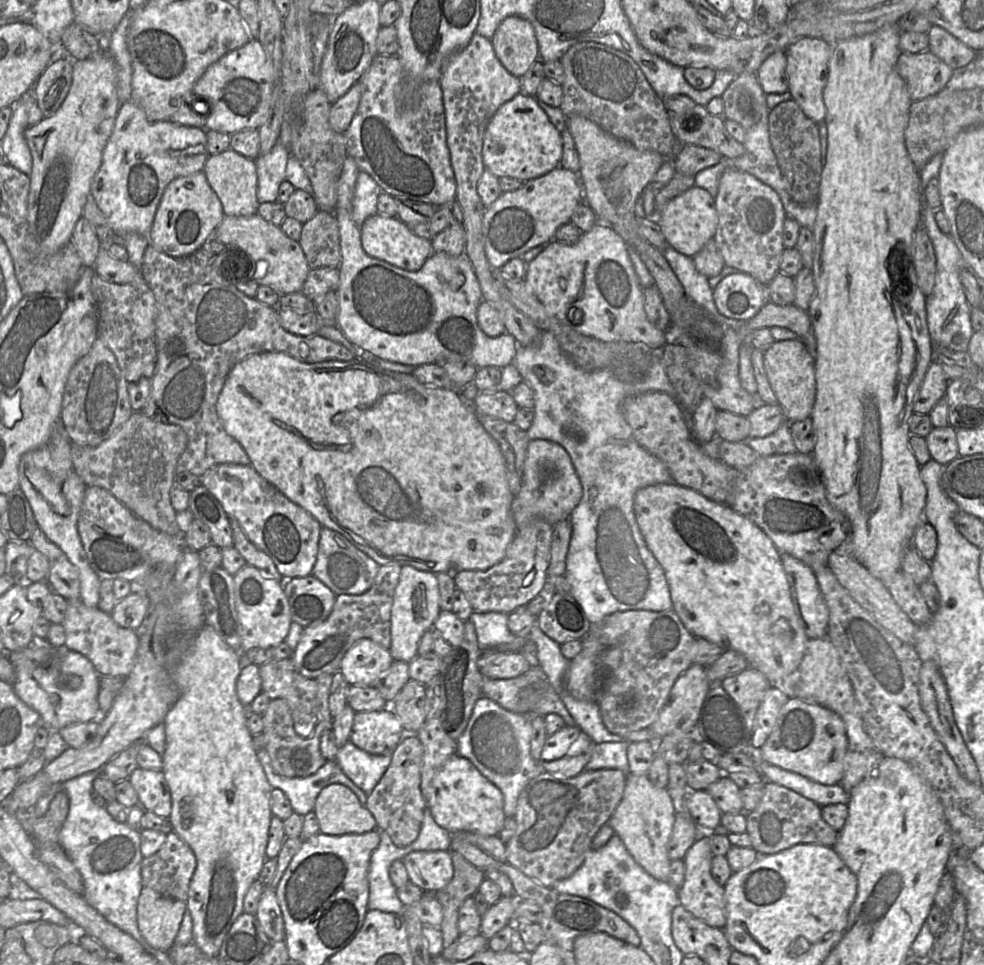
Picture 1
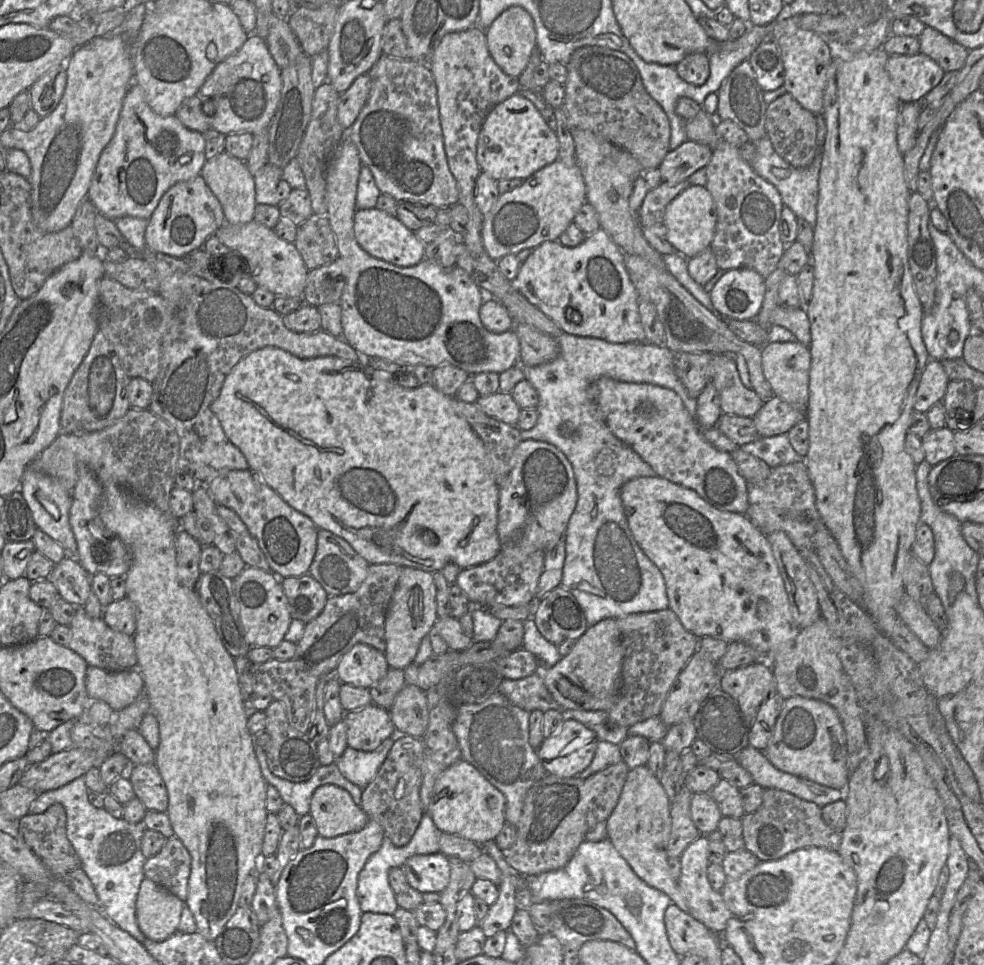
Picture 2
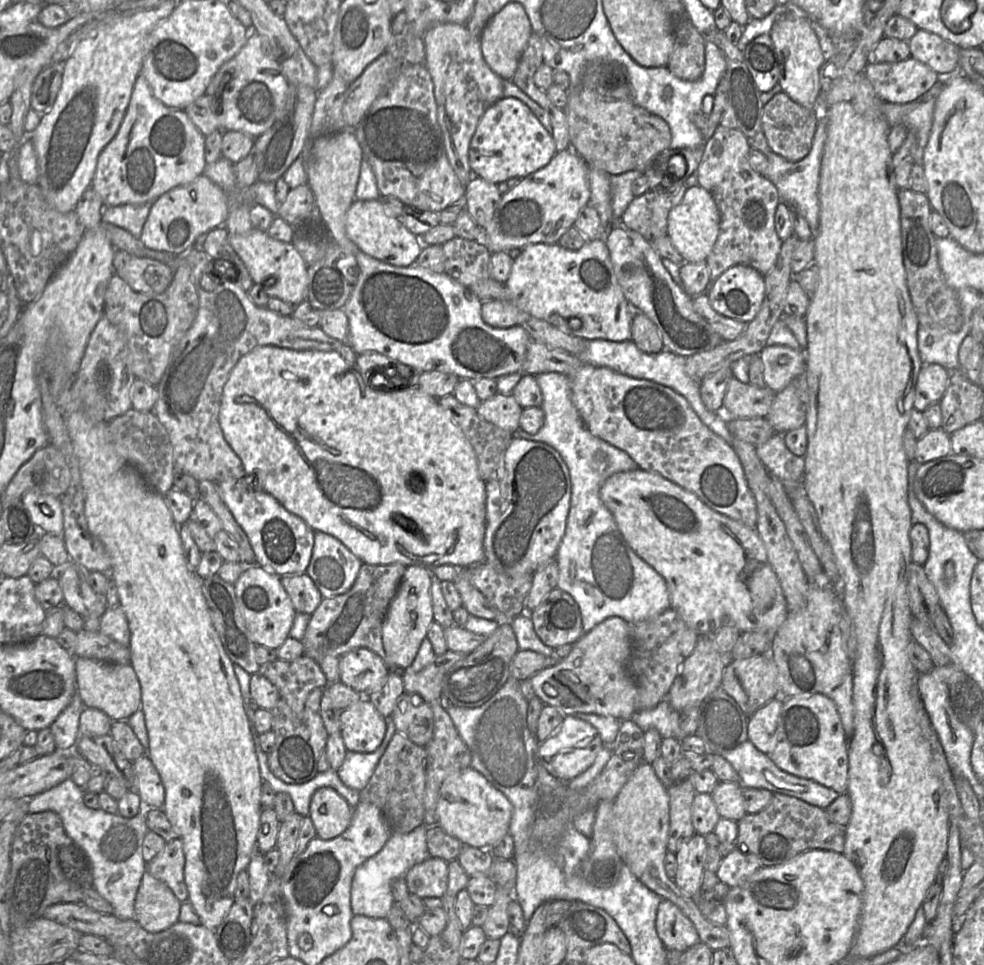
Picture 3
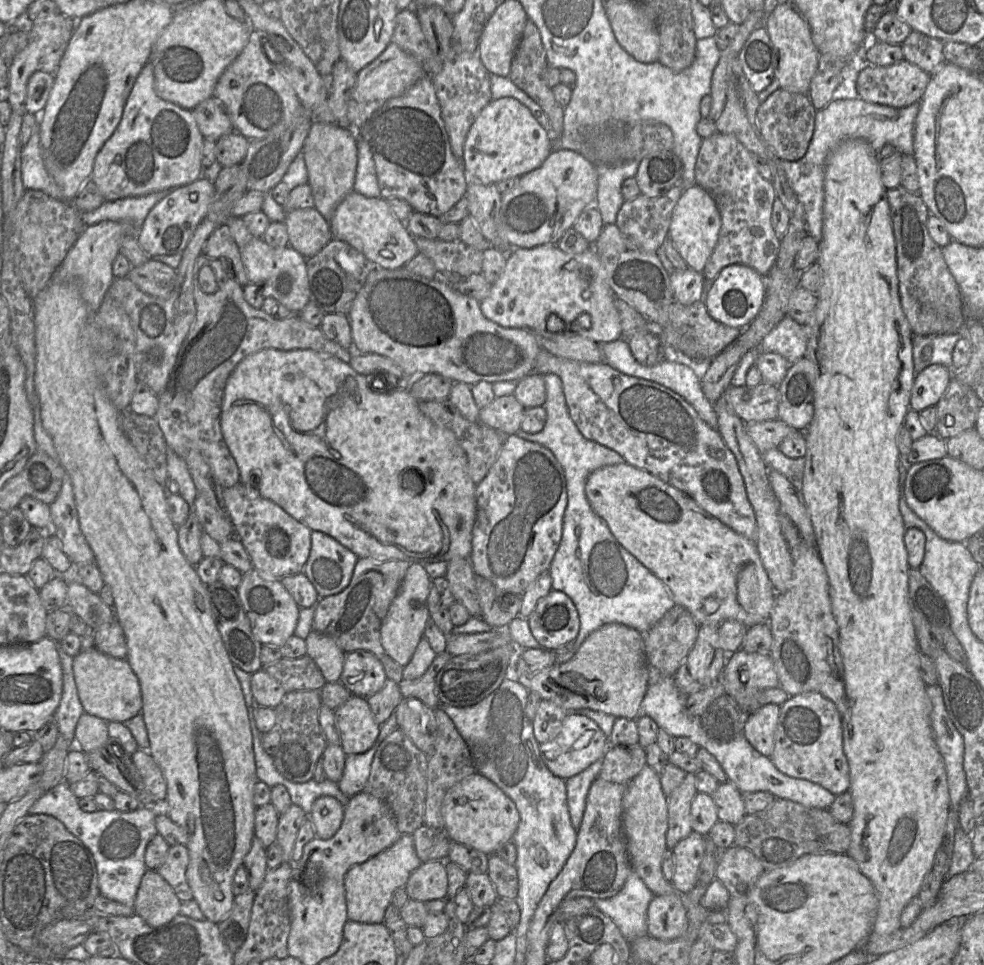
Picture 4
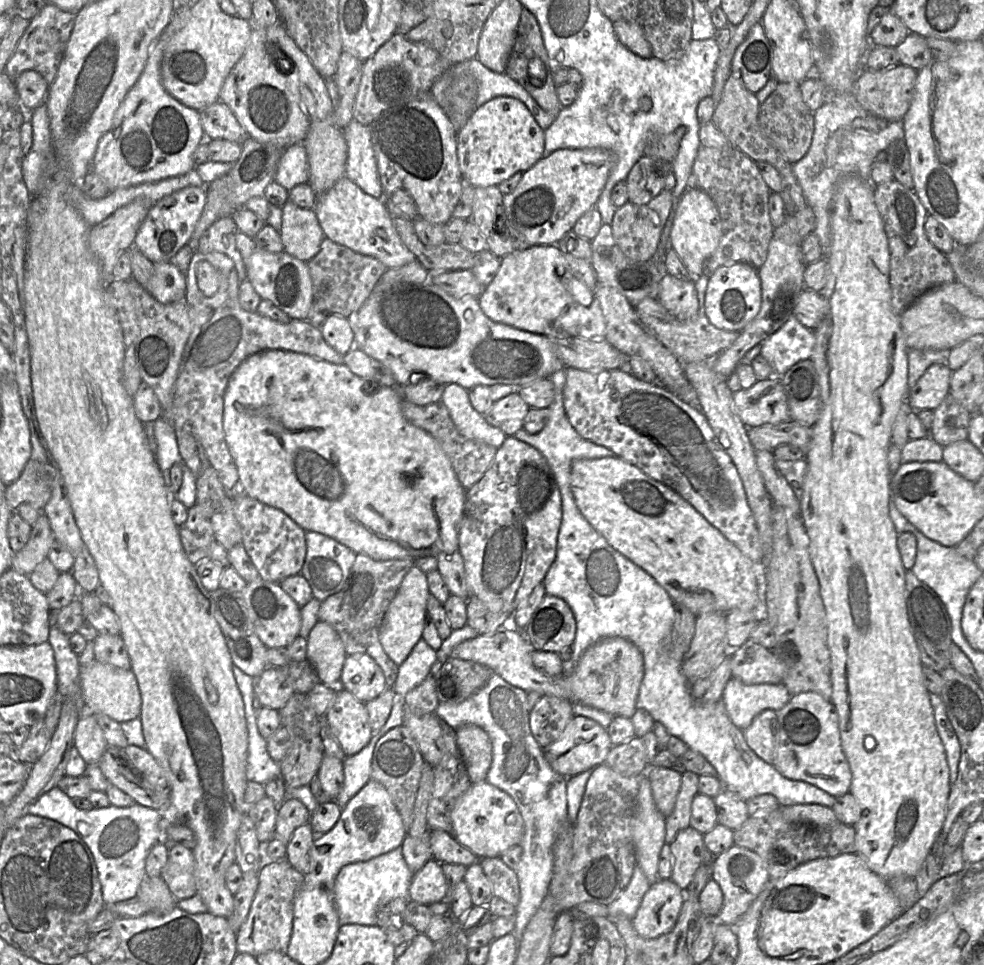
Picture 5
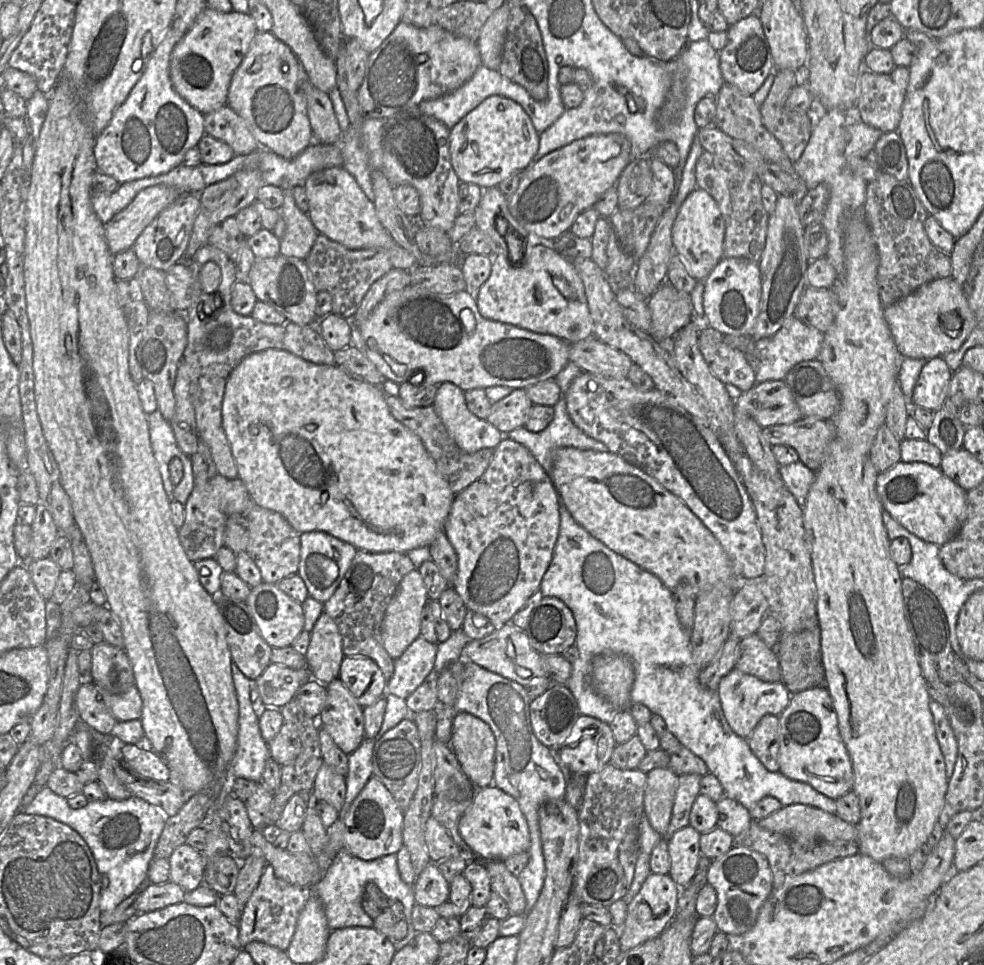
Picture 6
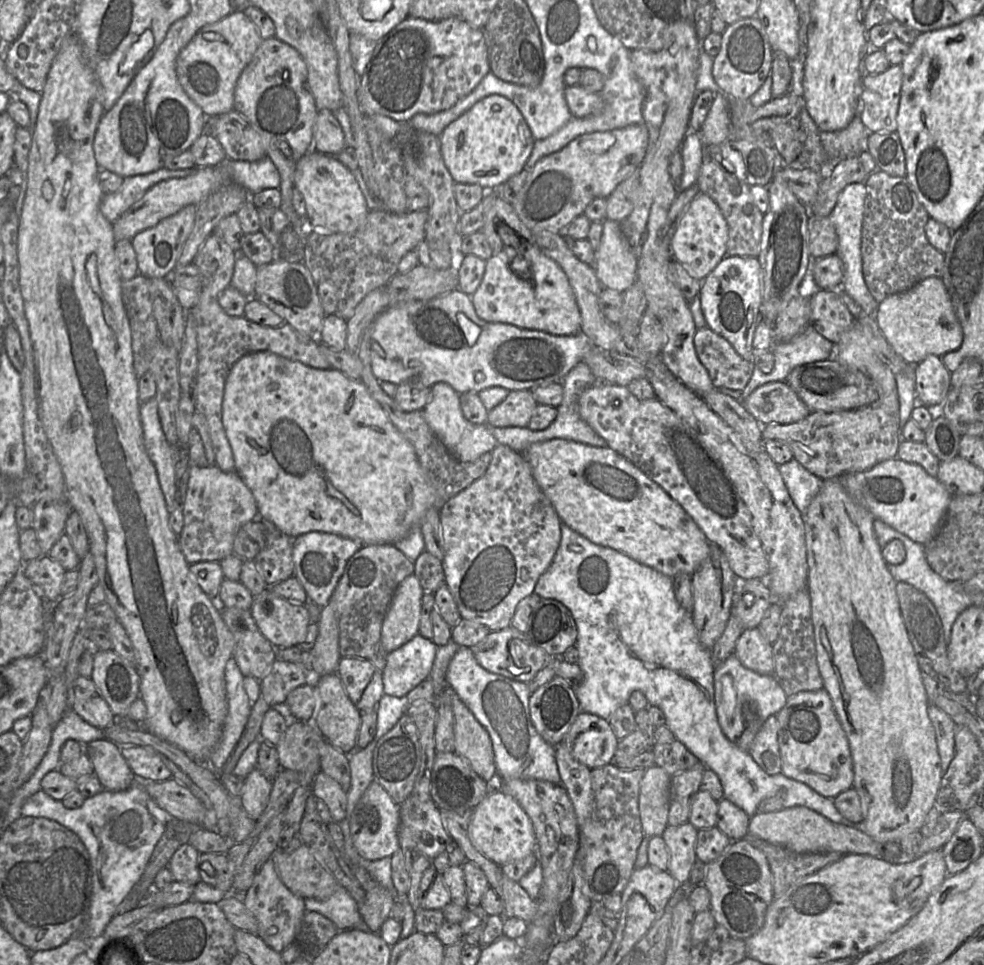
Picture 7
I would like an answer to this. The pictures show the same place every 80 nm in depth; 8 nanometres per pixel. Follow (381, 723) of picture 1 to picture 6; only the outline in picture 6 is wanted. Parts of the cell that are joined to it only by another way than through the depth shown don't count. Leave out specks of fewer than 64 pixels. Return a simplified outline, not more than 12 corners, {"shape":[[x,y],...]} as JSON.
{"shape":[[340,678],[319,717],[347,755],[363,742],[363,708]]}

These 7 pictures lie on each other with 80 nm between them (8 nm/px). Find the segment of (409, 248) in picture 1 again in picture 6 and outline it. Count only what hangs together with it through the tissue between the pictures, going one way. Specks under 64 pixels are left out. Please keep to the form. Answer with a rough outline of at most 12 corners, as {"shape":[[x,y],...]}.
{"shape":[[342,166],[303,186],[319,233],[351,250],[384,248],[393,268],[414,256],[381,224]]}

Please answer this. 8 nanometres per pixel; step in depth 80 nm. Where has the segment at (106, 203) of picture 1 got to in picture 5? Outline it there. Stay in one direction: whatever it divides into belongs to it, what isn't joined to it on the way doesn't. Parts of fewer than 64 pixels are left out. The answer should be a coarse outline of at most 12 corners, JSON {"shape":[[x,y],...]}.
{"shape":[[175,7],[91,169],[111,190],[194,169],[200,113],[161,81]]}

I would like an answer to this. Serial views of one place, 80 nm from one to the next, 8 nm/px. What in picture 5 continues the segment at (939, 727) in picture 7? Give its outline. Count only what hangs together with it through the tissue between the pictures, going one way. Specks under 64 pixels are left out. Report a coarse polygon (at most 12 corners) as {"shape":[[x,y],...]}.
{"shape":[[929,694],[946,755],[949,782],[958,775],[960,743],[940,695]]}

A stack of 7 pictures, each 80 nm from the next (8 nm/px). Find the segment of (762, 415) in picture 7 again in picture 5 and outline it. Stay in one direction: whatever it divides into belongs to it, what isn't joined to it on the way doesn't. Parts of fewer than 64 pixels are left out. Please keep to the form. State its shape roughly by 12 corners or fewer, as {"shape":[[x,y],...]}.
{"shape":[[777,376],[733,393],[747,428],[790,420]]}

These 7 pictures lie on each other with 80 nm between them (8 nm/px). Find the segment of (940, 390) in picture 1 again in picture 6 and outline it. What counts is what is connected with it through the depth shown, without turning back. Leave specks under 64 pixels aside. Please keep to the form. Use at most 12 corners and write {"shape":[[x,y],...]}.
{"shape":[[943,357],[927,360],[913,407],[941,409],[953,373]]}

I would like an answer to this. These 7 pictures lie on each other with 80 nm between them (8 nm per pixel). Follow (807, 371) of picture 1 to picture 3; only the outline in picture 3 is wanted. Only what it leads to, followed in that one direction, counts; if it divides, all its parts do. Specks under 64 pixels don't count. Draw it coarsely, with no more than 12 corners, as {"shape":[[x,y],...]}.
{"shape":[[766,345],[759,353],[774,392],[806,373],[805,350]]}

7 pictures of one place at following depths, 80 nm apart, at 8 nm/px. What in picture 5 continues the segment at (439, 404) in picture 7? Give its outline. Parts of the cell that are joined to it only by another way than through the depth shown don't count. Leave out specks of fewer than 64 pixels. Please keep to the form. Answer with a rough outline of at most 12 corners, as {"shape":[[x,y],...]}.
{"shape":[[445,385],[441,402],[459,433],[499,448],[506,435],[471,405],[469,390]]}

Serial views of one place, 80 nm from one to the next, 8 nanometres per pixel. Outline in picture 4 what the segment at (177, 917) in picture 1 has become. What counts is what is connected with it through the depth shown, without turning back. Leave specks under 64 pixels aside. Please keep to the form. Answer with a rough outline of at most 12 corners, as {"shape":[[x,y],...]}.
{"shape":[[147,869],[134,913],[161,927],[181,901],[156,870]]}

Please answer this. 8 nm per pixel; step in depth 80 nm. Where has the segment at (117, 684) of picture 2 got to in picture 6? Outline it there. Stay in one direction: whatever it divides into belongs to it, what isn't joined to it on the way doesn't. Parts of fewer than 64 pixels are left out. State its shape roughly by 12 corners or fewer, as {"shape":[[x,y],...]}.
{"shape":[[135,684],[119,695],[99,693],[117,721],[141,719]]}

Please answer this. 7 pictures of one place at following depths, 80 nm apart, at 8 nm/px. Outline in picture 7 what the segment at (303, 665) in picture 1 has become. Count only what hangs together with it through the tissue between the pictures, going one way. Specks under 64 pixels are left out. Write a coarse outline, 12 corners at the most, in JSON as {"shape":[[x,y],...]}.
{"shape":[[394,544],[363,546],[328,603],[342,658],[381,672],[383,621],[414,562]]}

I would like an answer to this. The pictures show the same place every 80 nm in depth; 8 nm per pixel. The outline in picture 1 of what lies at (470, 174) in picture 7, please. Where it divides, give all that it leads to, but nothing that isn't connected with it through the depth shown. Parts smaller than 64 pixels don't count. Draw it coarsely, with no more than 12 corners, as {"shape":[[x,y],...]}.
{"shape":[[536,97],[502,104],[485,168],[525,183],[560,166],[561,133]]}

